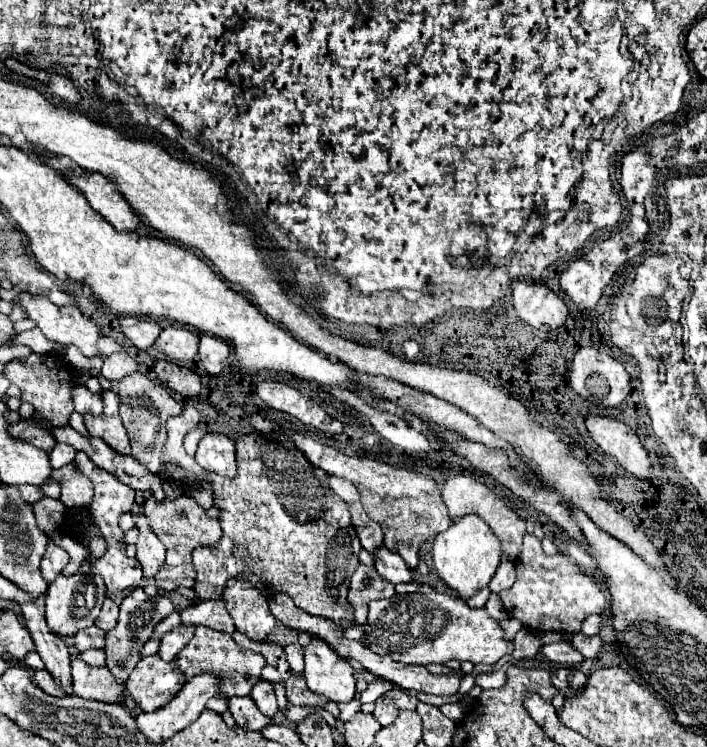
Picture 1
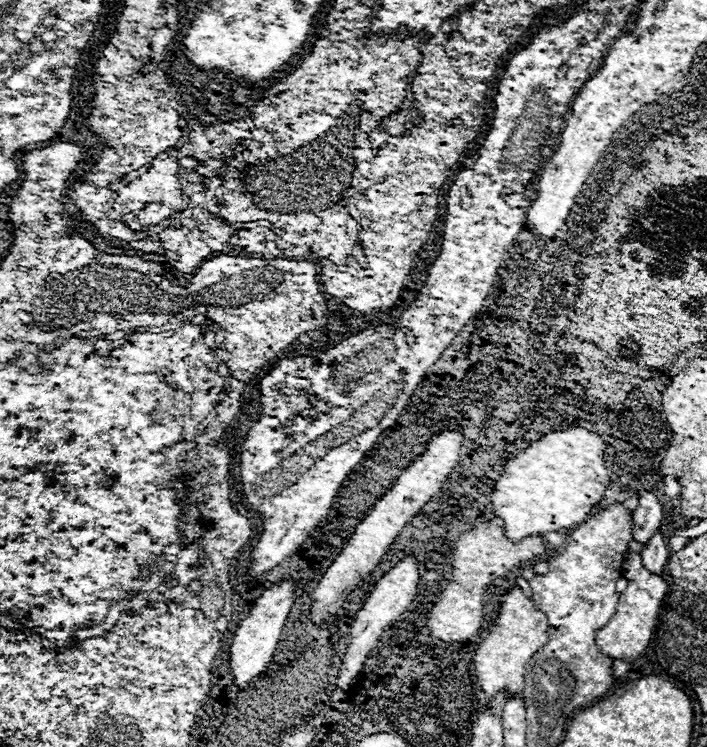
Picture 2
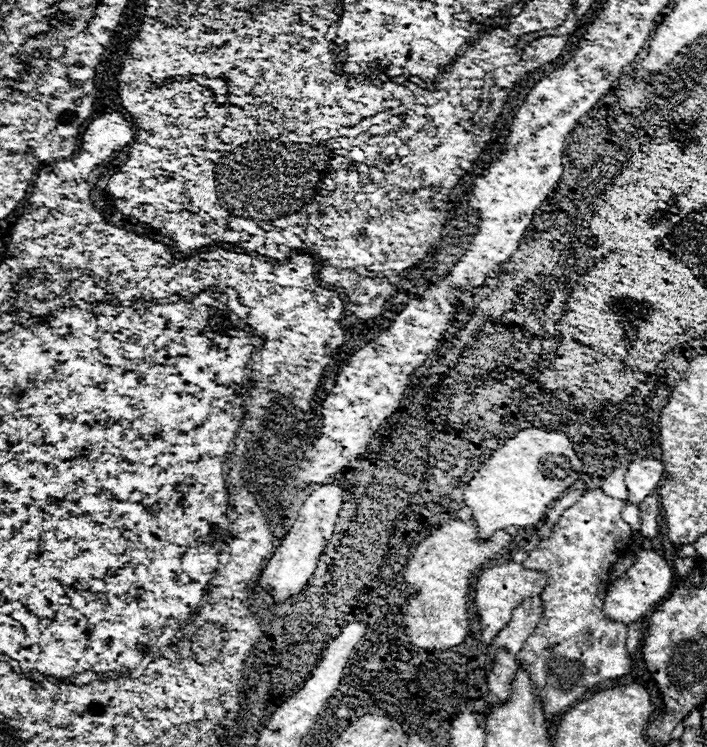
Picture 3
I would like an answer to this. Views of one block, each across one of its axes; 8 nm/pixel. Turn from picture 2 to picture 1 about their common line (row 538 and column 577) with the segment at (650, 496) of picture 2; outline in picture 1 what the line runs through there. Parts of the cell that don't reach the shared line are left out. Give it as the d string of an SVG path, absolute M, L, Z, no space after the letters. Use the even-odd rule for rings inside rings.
M582 632L574 634L570 644L584 656L584 658L596 658L596 654L600 652L600 646L602 646L602 640L600 636L586 636Z

